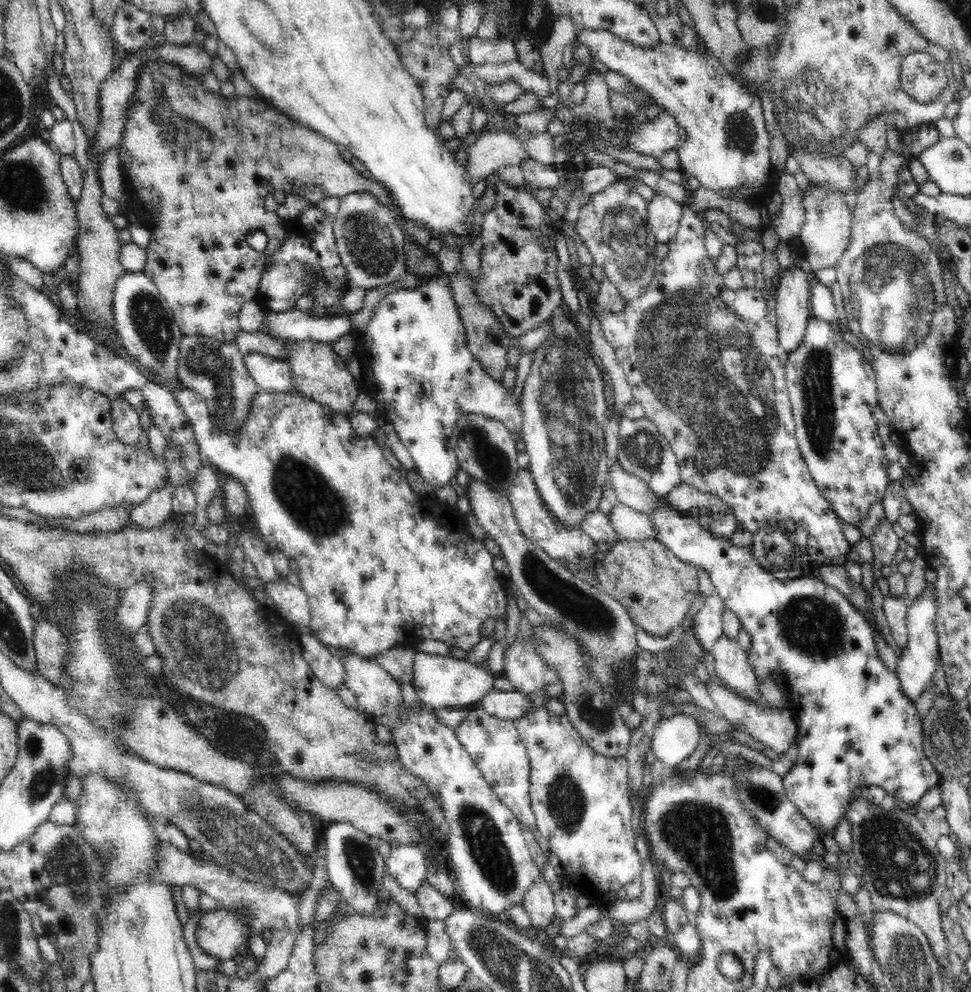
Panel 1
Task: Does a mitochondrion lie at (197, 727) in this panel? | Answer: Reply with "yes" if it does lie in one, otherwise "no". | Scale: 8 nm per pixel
no

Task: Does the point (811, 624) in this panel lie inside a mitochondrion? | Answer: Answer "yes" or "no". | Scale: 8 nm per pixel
yes

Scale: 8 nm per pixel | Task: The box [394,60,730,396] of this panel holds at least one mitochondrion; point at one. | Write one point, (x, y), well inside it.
(622, 244)

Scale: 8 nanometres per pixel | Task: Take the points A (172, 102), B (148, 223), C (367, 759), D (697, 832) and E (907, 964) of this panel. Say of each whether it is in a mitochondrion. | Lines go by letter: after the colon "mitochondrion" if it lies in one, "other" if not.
A: mitochondrion
B: other
C: mitochondrion
D: mitochondrion
E: mitochondrion

